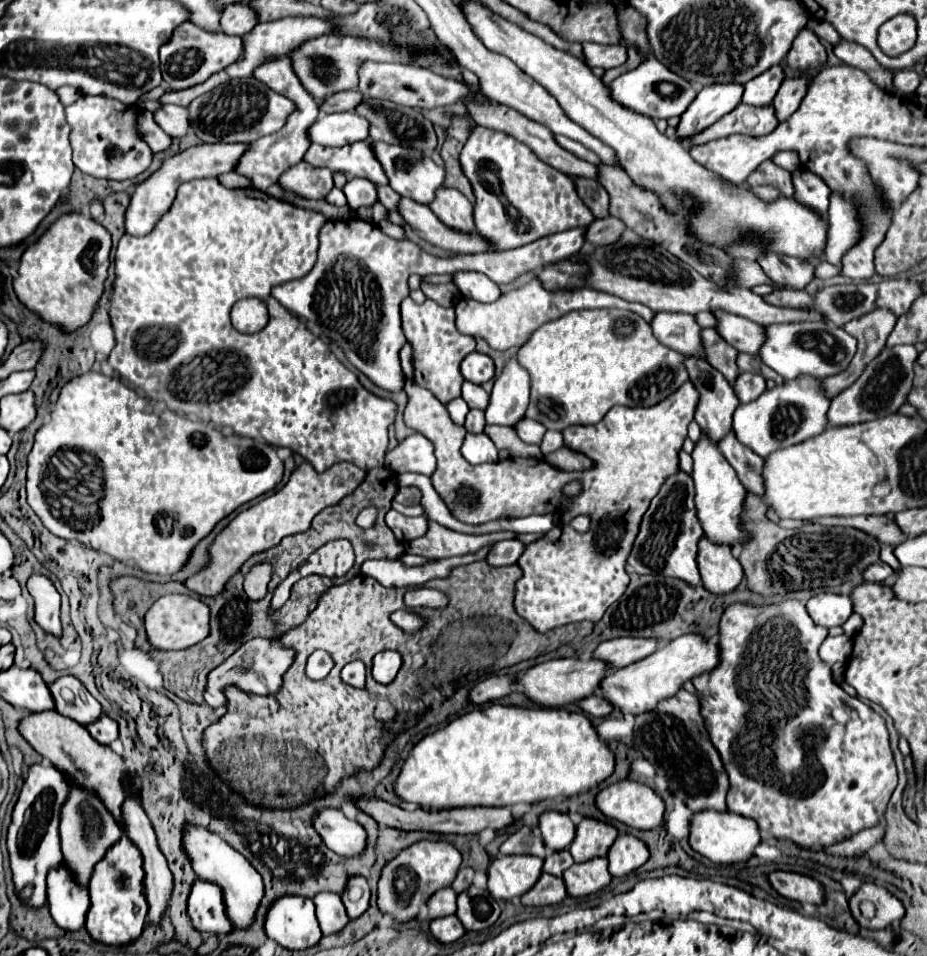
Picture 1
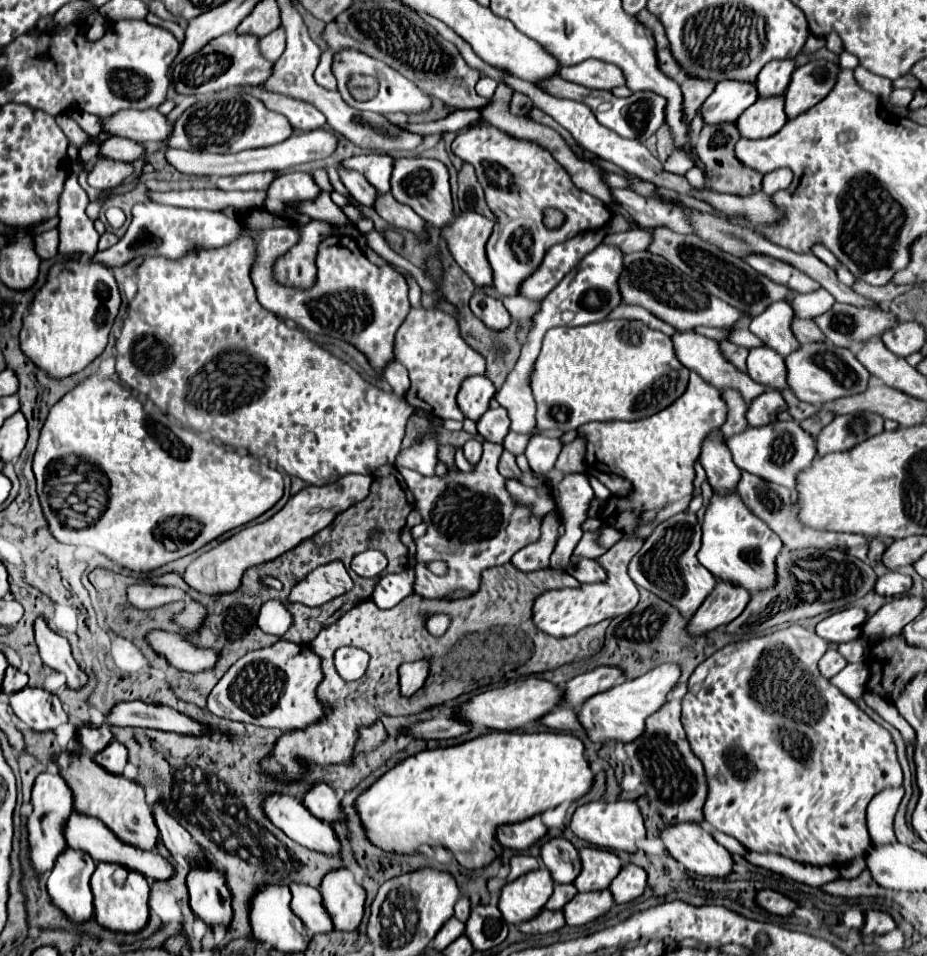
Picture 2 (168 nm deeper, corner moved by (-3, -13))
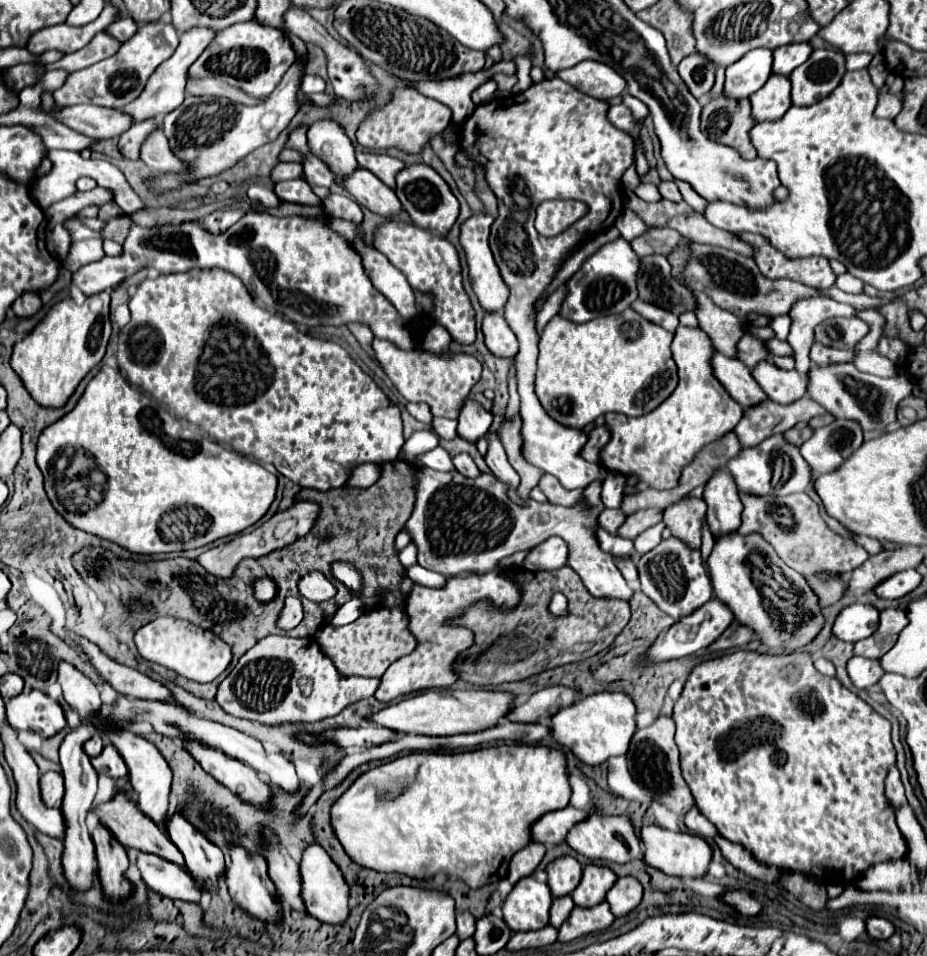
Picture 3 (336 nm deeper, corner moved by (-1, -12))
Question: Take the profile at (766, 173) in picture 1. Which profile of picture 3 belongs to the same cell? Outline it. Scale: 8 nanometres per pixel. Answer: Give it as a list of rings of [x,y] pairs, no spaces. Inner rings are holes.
[[[720,94],[702,108],[702,130],[708,138],[736,148],[744,158],[756,158],[748,132],[754,128],[750,114],[750,100],[728,100]]]

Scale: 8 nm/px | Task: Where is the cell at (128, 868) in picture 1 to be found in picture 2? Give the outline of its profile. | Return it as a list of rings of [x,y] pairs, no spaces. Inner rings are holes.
[[[98,863],[96,871],[92,875],[92,893],[94,893],[94,919],[104,929],[116,931],[116,933],[136,933],[142,931],[150,919],[148,913],[148,897],[150,897],[150,885],[142,873],[128,871],[126,885],[114,885],[112,873],[120,867],[118,863]]]

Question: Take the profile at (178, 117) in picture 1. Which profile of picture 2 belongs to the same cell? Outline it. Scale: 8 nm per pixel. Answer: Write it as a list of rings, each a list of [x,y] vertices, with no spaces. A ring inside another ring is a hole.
[[[126,109],[104,119],[104,131],[134,141],[168,141],[174,131],[174,123],[158,109]]]

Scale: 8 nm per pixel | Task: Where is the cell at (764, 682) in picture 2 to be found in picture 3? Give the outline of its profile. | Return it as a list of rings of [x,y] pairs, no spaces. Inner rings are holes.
[[[734,652],[722,658],[712,658],[696,664],[690,672],[682,696],[674,704],[674,722],[676,722],[676,744],[680,750],[680,770],[690,786],[694,802],[698,810],[716,826],[718,834],[726,840],[740,844],[750,852],[752,858],[766,866],[774,866],[784,872],[800,872],[808,876],[820,878],[824,884],[840,884],[850,886],[856,884],[858,876],[864,874],[872,864],[884,860],[898,860],[904,858],[908,848],[906,840],[896,824],[894,808],[890,806],[884,794],[884,778],[888,766],[896,762],[896,752],[890,742],[890,722],[882,718],[870,704],[860,700],[854,692],[844,688],[836,678],[822,676],[814,664],[810,654],[806,652],[792,652],[792,654],[758,654],[758,652]]]

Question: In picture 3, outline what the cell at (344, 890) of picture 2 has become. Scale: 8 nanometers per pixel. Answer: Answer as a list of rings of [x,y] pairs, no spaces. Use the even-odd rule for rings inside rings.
[[[310,844],[300,860],[300,878],[302,878],[302,890],[300,896],[304,900],[304,908],[310,916],[318,918],[326,924],[342,924],[348,918],[348,884],[332,862],[332,858],[324,852],[320,844]]]

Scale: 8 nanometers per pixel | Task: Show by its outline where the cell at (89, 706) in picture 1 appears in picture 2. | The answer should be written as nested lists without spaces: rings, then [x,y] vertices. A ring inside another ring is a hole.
[[[80,723],[78,725],[78,745],[82,745],[84,751],[88,751],[90,755],[96,755],[98,751],[102,751],[112,739],[112,733],[106,725],[102,727],[92,727],[88,723]]]

